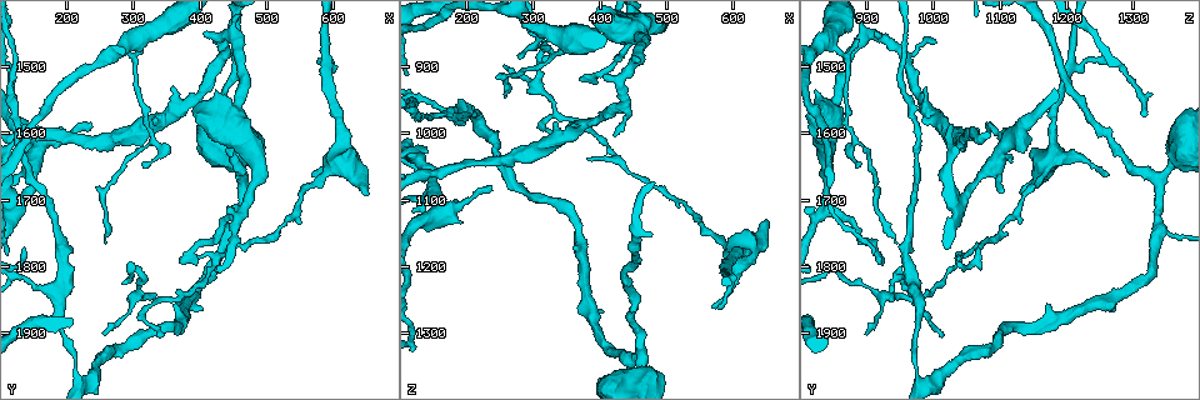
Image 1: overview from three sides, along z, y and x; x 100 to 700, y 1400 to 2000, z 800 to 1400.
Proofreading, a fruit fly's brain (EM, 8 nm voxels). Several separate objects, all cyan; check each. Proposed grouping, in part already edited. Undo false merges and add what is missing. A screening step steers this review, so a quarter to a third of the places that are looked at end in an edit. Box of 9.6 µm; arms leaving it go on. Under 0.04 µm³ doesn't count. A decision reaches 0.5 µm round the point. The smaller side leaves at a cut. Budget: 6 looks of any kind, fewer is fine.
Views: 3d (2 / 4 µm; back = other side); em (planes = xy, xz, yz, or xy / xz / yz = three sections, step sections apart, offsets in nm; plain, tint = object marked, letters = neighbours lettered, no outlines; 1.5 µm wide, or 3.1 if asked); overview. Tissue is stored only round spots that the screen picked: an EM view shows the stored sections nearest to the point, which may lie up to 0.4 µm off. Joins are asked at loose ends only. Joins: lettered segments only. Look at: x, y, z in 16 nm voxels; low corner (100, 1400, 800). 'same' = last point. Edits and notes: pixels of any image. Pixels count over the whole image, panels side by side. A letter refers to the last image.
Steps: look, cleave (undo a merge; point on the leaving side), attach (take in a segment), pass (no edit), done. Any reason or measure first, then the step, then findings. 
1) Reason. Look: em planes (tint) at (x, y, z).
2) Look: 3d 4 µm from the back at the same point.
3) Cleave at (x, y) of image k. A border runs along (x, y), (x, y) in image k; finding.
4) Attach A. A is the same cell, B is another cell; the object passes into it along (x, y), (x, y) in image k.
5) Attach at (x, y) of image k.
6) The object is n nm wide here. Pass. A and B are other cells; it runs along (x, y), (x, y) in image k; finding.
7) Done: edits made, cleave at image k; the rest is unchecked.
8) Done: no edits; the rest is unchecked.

Side arm on a straight run. Look: em planes (tint) at (190, 1840, 975).

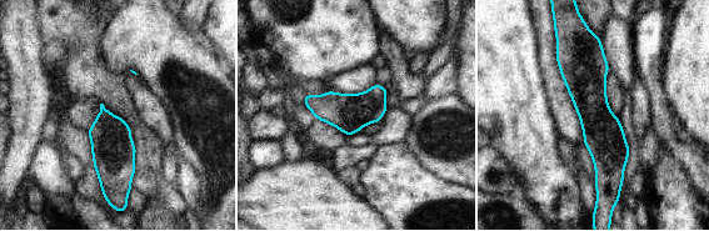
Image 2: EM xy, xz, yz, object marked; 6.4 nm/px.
What lies round it. Look: em planes (letters) at the same point.

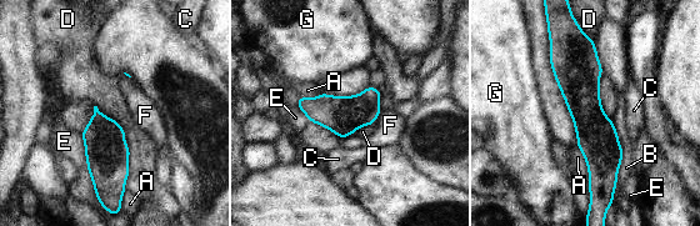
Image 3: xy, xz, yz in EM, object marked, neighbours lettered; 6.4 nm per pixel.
Pass. A, B, C, D, E, F and G are other cells; all the same neuron.

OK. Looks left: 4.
Tapers out. Look: 3d 4 µm at (315, 1640, 890).

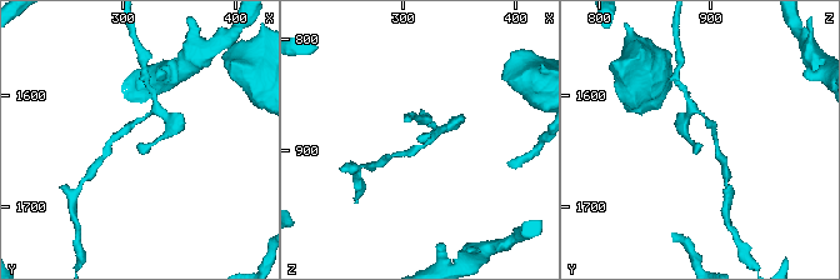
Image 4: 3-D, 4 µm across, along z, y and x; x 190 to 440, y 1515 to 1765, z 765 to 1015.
Look: em planes (letters) at (314, 1644, 890).

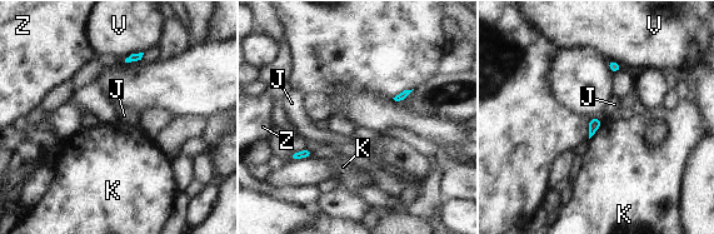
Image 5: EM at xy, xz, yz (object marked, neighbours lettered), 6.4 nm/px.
The longest contact is with K, 150 nm. Pass. J, K, V and Z are other cells; a border runs along (603, 122), (589, 139) in image 5; no lettered segment goes on from it.

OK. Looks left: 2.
An open end. Look: em xy step 8 (tint) at (580, 1490, 1265).

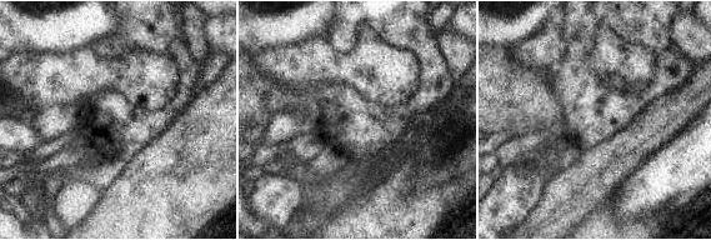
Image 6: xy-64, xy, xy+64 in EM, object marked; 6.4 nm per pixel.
Another direction. Look: em planes (letters) at the same point.

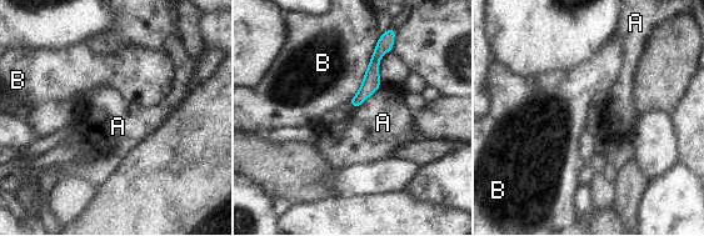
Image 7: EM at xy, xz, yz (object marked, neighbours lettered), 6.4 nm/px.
The longest contact is with B, 460 nm. Pass. A and B are other cells; a border runs along (378, 89), (355, 109) in image 7; no lettered segment goes on from it.

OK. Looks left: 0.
Done: no edits; the rest is unchecked.

